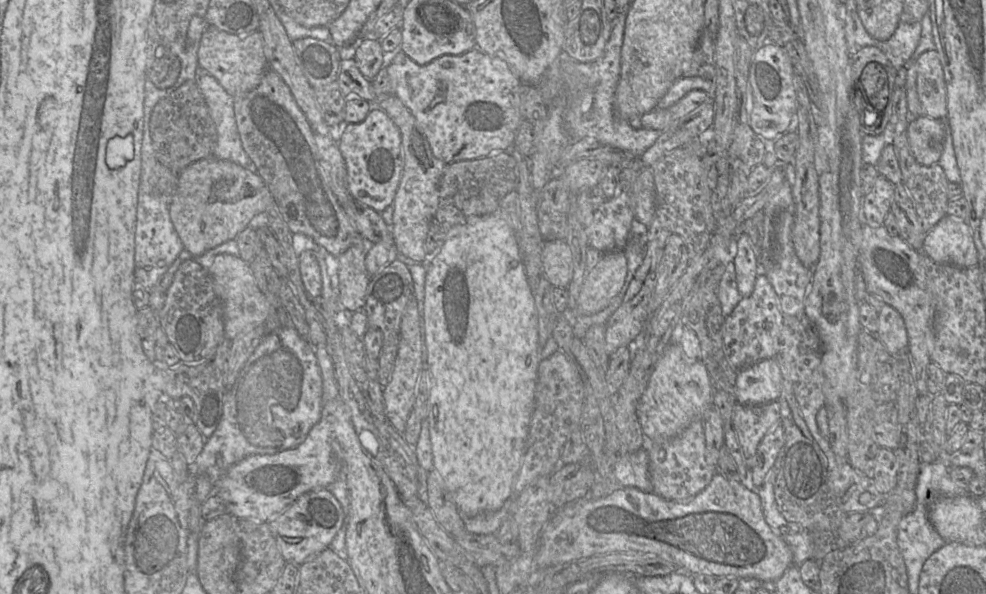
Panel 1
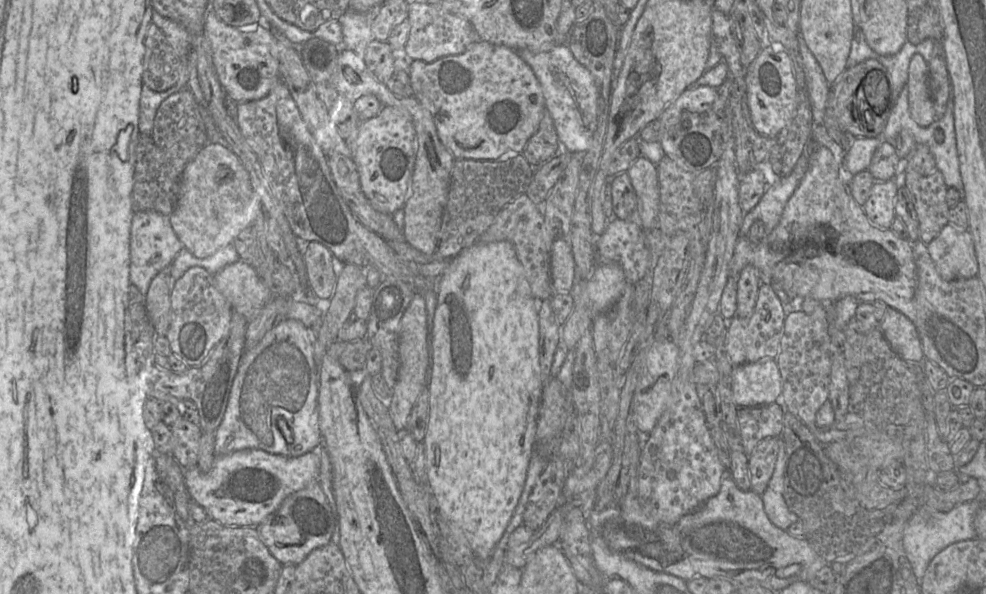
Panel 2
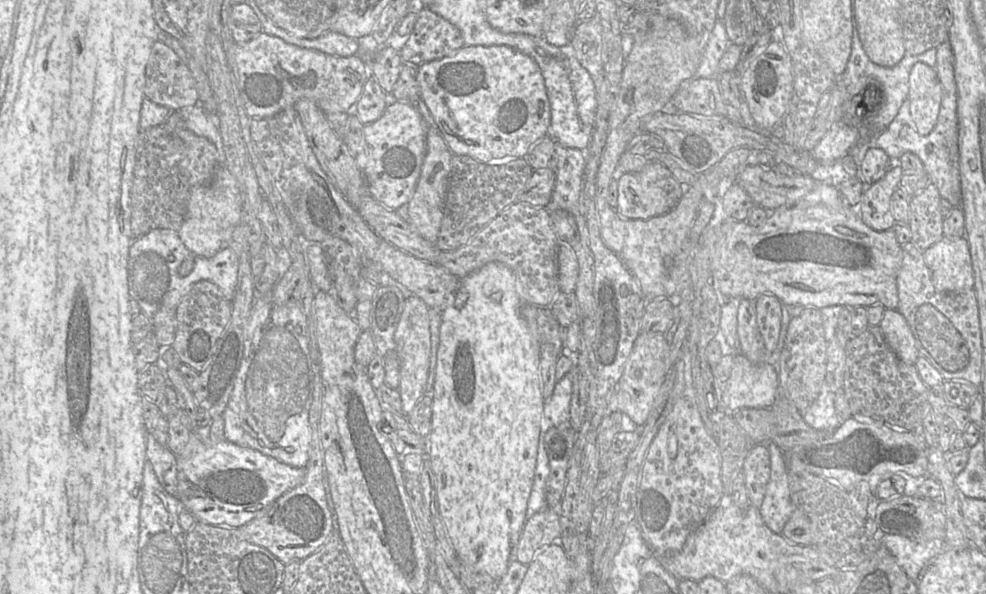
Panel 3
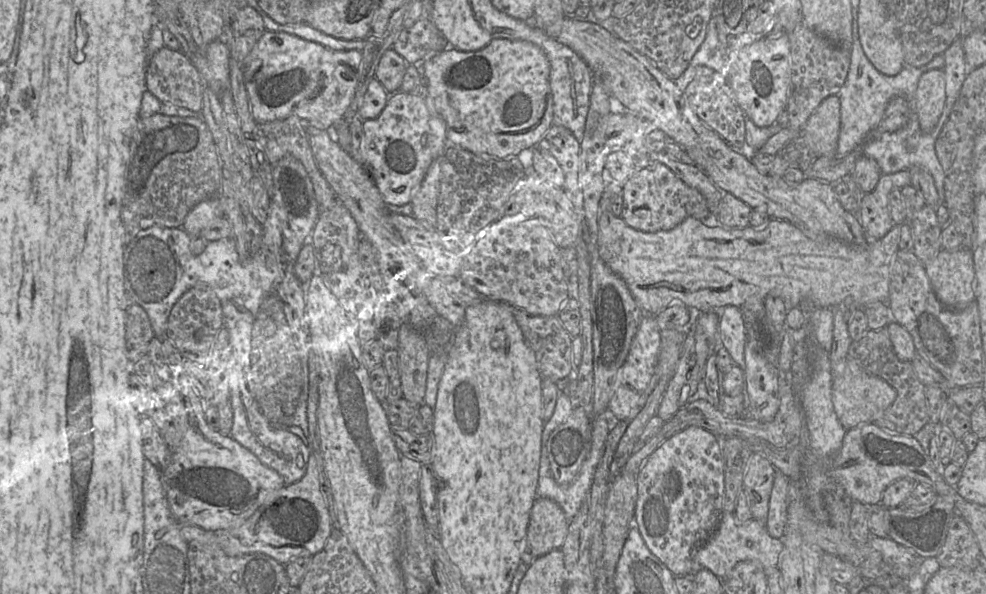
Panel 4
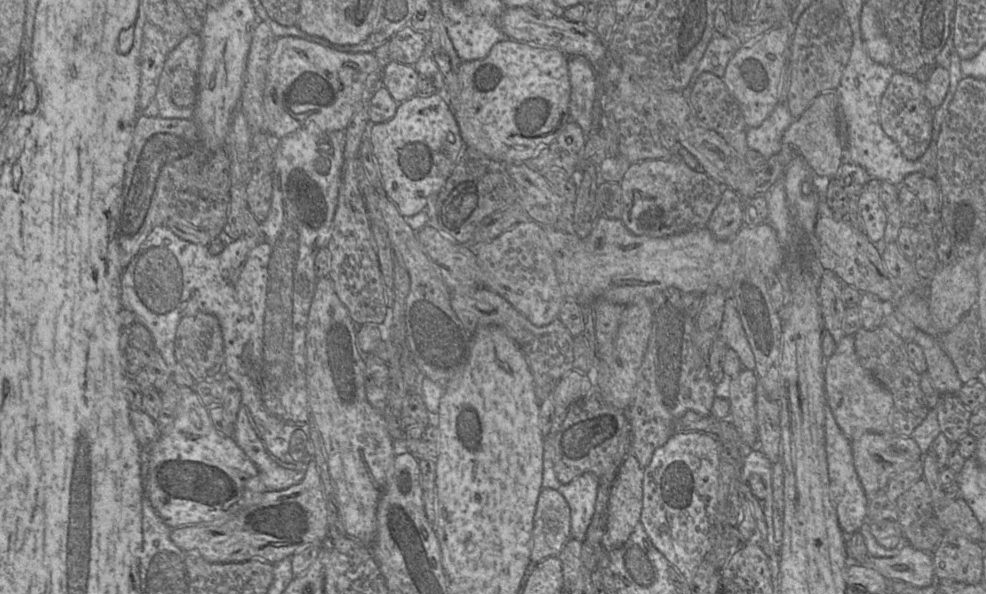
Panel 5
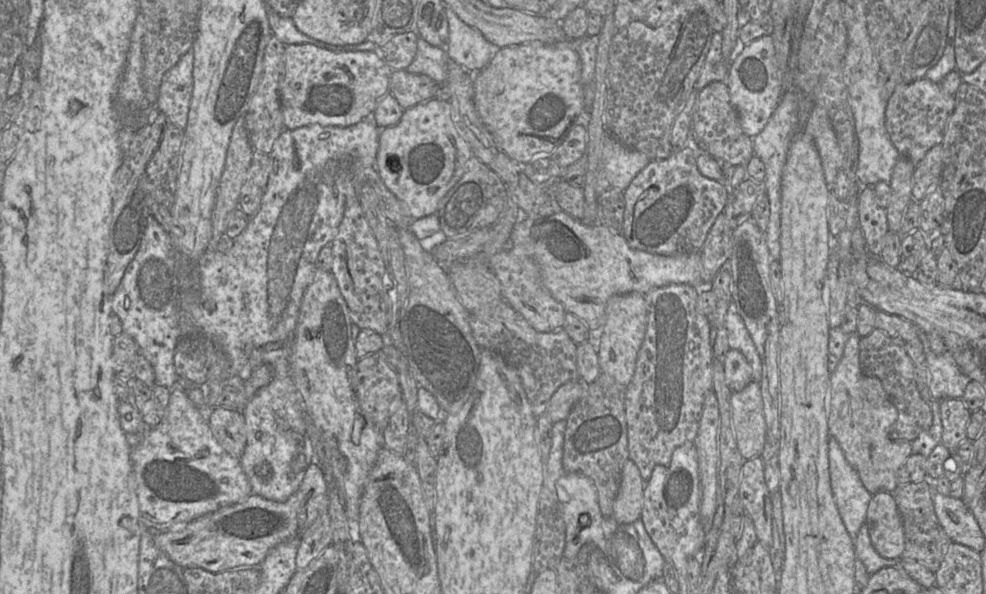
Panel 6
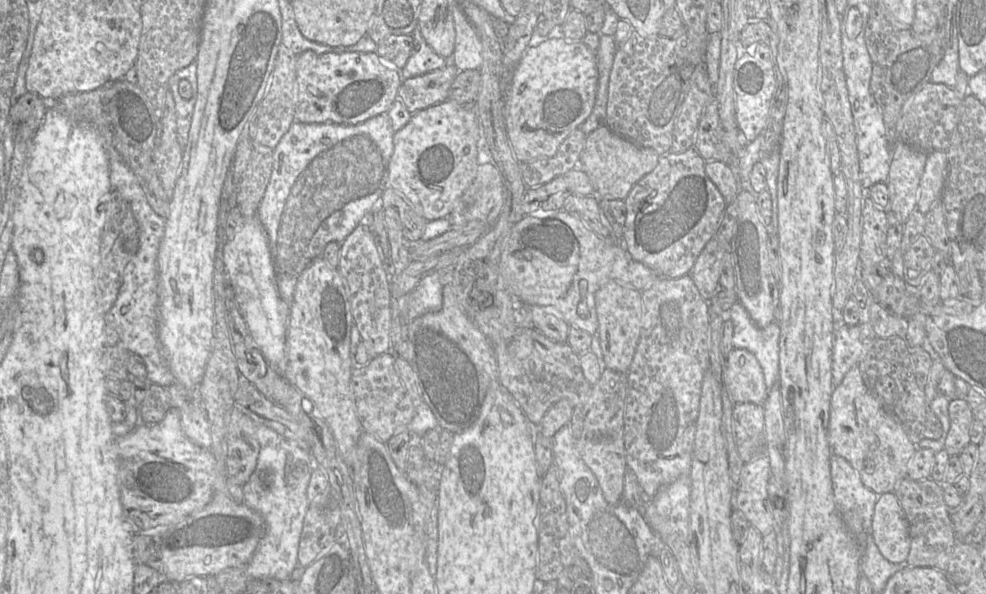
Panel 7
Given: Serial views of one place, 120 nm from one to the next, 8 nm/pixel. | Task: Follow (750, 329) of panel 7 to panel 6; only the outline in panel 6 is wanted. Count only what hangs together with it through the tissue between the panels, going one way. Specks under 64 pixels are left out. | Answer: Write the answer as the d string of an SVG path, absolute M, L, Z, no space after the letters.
M730 301L724 320L724 327L728 334L730 349L740 351L748 361L752 369L752 380L760 382L762 363L751 336L738 313L734 301Z

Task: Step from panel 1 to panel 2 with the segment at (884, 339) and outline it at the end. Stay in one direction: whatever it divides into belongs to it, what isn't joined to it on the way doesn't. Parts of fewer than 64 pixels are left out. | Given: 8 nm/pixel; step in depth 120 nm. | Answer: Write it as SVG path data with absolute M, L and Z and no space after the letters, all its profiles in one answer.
M887 307L878 327L894 352L903 360L923 363L926 359L917 329L904 314Z

